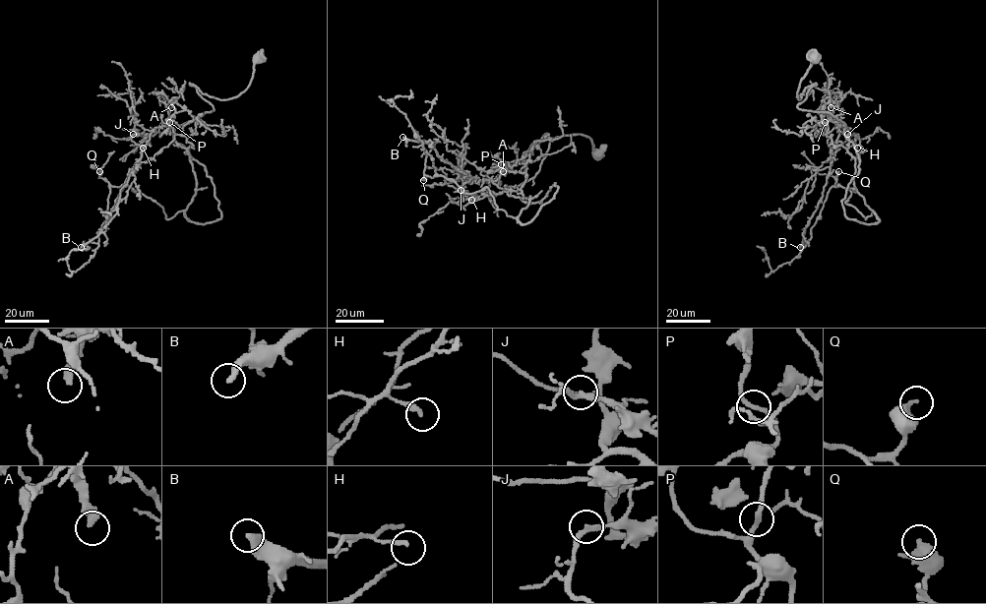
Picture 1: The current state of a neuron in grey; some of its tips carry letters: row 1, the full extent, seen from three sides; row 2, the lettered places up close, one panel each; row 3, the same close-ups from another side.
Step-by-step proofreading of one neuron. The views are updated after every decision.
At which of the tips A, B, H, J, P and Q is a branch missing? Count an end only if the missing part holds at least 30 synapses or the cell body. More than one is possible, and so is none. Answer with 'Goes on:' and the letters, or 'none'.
Goes on: B

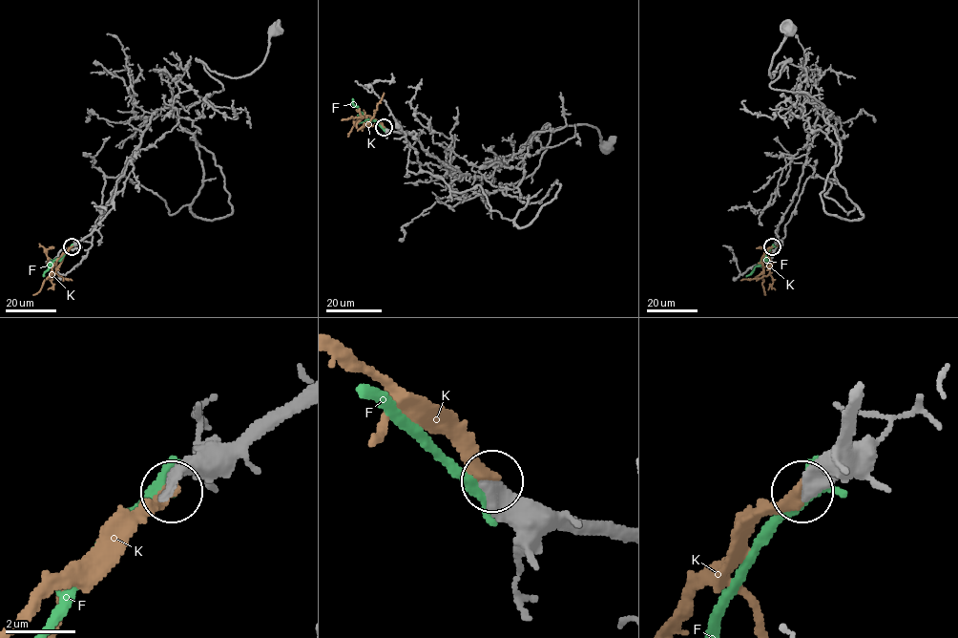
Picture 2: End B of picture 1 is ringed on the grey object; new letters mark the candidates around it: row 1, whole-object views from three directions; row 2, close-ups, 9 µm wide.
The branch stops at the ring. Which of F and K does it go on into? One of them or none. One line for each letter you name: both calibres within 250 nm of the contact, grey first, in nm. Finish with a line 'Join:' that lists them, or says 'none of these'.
K: Thickness 480 nm (grey) against 380 nm
Join: K

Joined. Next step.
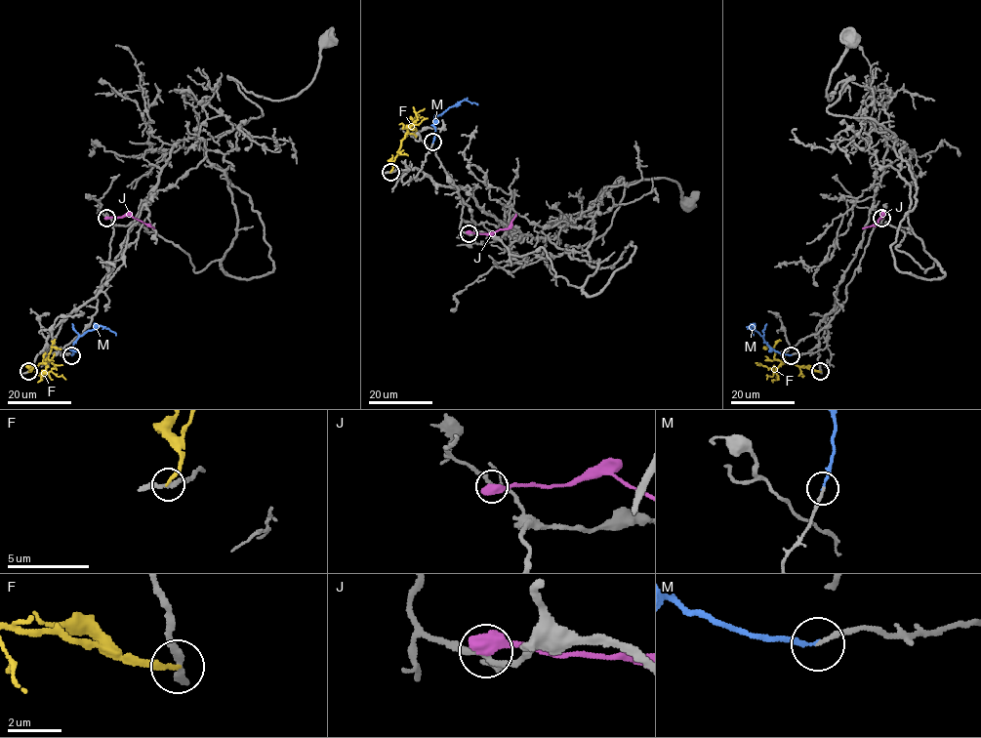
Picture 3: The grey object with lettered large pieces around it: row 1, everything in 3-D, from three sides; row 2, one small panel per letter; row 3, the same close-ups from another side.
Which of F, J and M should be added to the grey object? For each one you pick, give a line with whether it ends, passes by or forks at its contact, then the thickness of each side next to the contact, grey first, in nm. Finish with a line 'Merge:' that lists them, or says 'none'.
M: It ends there. Thickness 170 nm (grey) against 140 nm
Merge: M

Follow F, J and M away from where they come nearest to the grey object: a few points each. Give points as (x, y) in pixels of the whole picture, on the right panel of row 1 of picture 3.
F: (821, 371), (783, 363), (774, 372), (757, 365)
J: (881, 217), (877, 224), (862, 228)
M: (791, 355), (774, 350), (750, 326), (754, 335)

